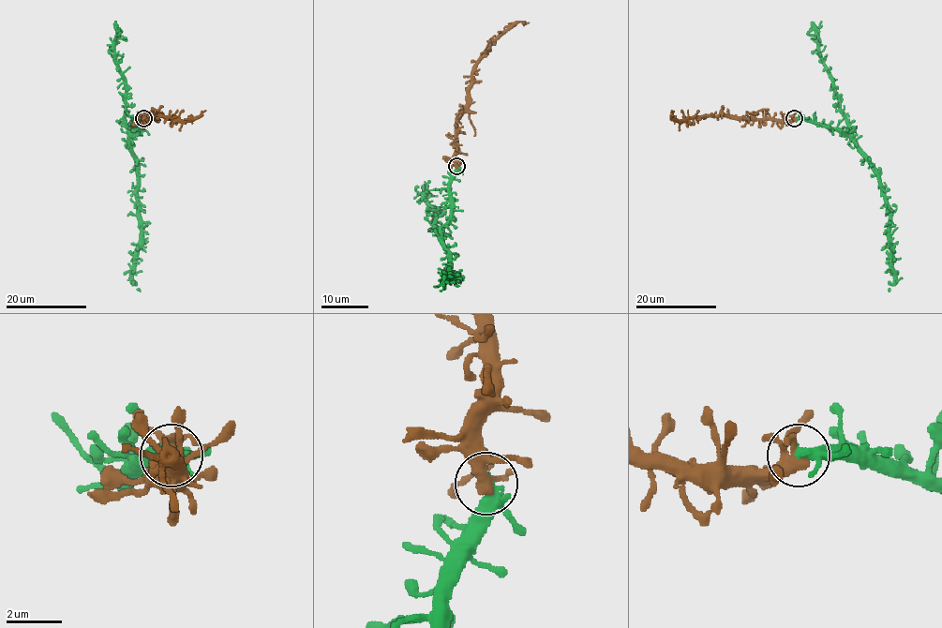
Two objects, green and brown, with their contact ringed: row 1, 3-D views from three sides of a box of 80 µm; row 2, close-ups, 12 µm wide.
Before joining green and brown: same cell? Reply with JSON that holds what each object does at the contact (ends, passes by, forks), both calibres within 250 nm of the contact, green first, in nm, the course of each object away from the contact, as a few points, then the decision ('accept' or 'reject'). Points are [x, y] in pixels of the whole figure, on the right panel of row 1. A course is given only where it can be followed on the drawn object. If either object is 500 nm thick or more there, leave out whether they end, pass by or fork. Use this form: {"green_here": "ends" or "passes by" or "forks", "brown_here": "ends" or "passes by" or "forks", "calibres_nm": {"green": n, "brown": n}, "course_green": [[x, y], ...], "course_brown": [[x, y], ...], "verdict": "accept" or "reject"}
{"green_here": "forks", "brown_here": "forks", "calibres_nm": {"green": 240, "brown": 360}, "course_green": [[794, 118], [838, 128], [847, 134], [876, 175], [889, 214], [894, 278], [889, 291]], "course_brown": [[794, 118], [694, 116], [677, 121], [671, 116], [671, 110]], "verdict": "accept"}

